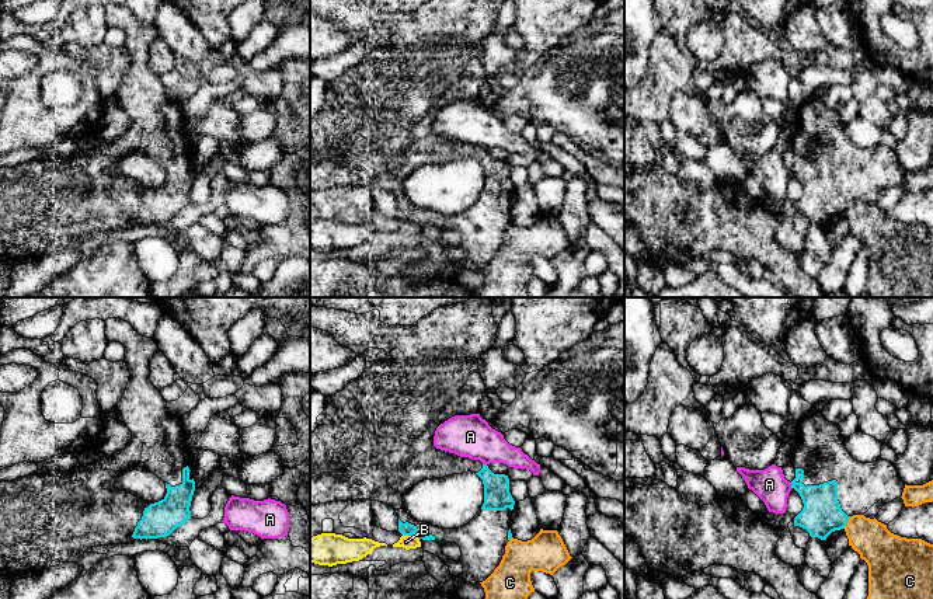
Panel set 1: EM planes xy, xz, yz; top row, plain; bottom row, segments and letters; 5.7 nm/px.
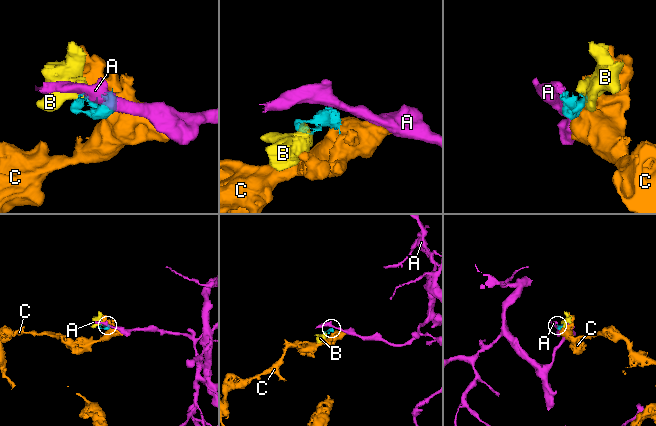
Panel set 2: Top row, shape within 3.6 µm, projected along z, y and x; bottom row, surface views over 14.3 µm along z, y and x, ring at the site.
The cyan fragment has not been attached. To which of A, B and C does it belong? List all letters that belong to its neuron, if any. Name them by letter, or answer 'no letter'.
no letter

